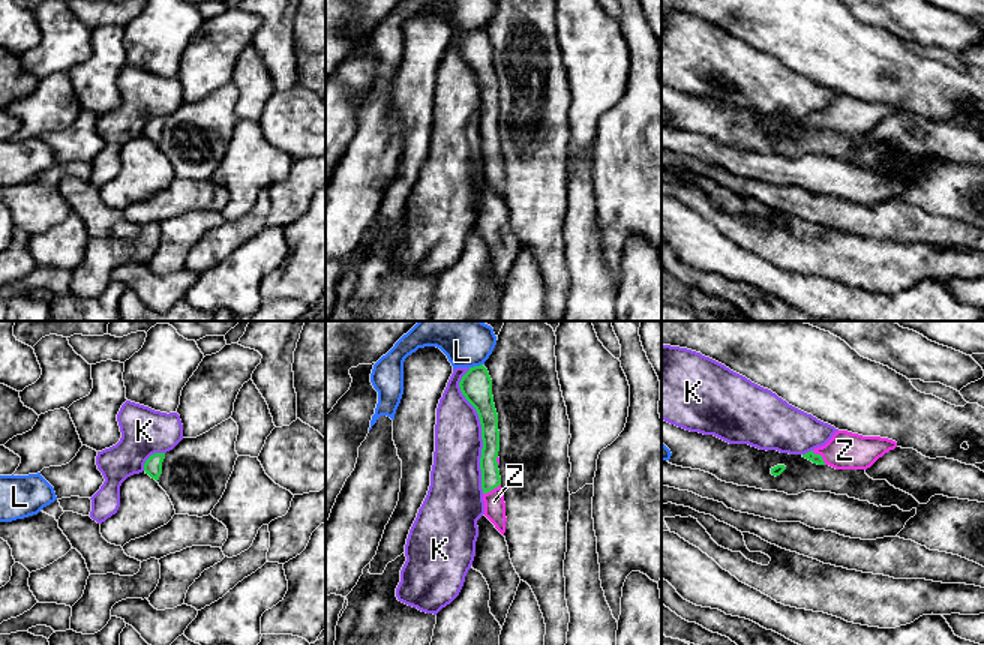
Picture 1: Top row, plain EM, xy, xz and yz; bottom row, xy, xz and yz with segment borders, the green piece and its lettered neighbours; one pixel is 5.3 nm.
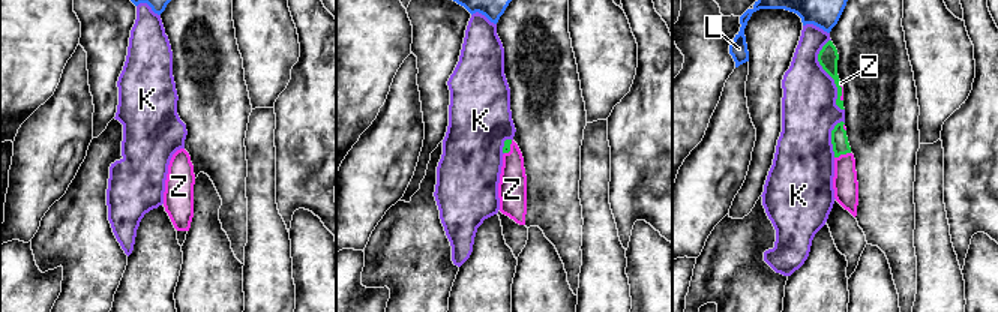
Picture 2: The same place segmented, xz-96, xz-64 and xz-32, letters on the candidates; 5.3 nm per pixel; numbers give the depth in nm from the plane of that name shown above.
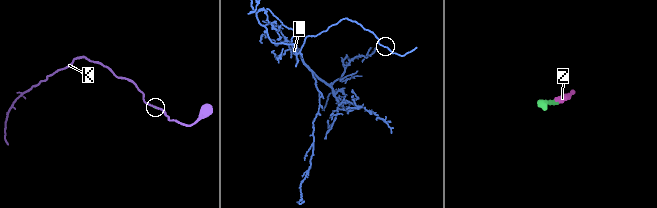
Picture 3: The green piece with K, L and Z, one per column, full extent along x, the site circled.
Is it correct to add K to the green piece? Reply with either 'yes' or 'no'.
no

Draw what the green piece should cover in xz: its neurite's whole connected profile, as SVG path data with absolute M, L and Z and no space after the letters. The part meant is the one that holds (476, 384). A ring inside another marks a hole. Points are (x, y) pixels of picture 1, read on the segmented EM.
M480 364L470 368L459 382L465 399L476 408L482 424L482 489L484 501L484 516L504 536L506 532L506 502L500 477L500 430L498 414L492 396L492 380L488 369Z

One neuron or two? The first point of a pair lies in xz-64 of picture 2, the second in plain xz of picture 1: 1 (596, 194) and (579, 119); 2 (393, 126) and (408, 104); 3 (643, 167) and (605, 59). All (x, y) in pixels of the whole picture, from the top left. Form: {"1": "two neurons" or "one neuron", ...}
{"1": "two neurons", "2": "two neurons", "3": "two neurons"}

